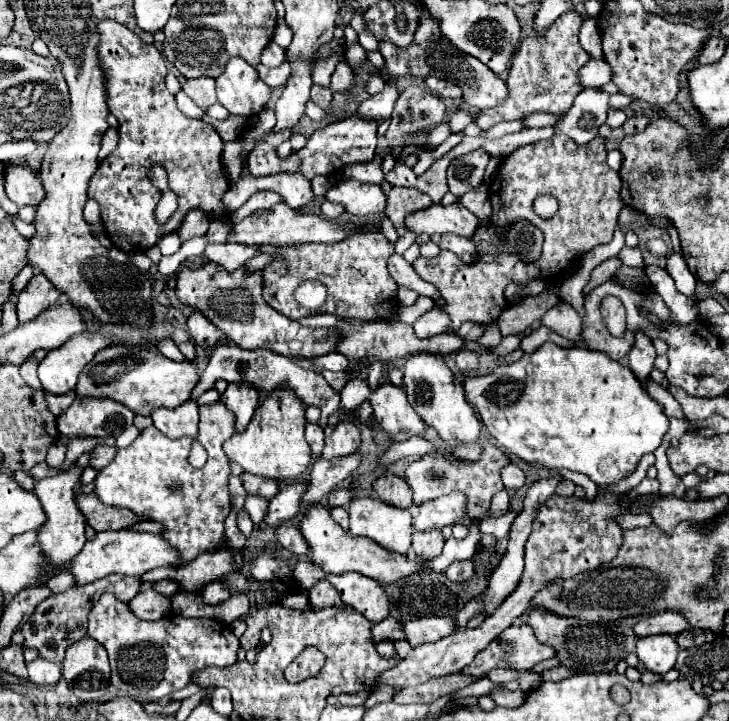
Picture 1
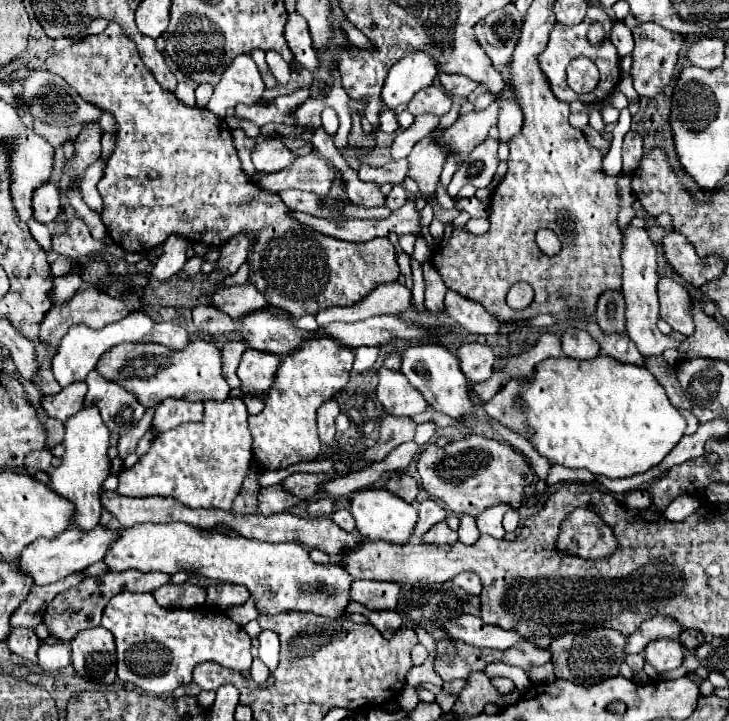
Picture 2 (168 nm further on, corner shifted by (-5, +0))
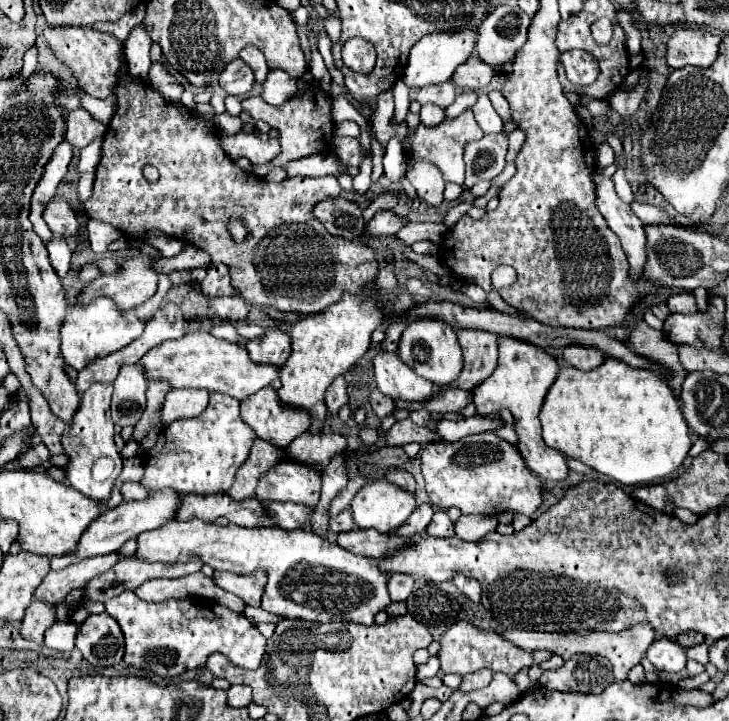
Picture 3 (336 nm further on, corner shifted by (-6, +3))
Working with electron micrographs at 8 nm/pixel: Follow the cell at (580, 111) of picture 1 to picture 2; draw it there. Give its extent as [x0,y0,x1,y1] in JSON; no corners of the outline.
[583,124,609,150]

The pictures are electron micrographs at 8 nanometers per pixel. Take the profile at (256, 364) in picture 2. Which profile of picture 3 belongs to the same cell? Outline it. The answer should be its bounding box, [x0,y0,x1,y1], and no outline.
[246,329,292,365]

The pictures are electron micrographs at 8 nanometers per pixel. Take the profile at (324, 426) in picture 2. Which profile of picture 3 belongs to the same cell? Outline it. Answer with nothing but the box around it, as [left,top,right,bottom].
[326,377,348,413]

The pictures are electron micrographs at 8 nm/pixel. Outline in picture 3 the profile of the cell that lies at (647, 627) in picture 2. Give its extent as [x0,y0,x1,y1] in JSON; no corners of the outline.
[500,625,656,681]

